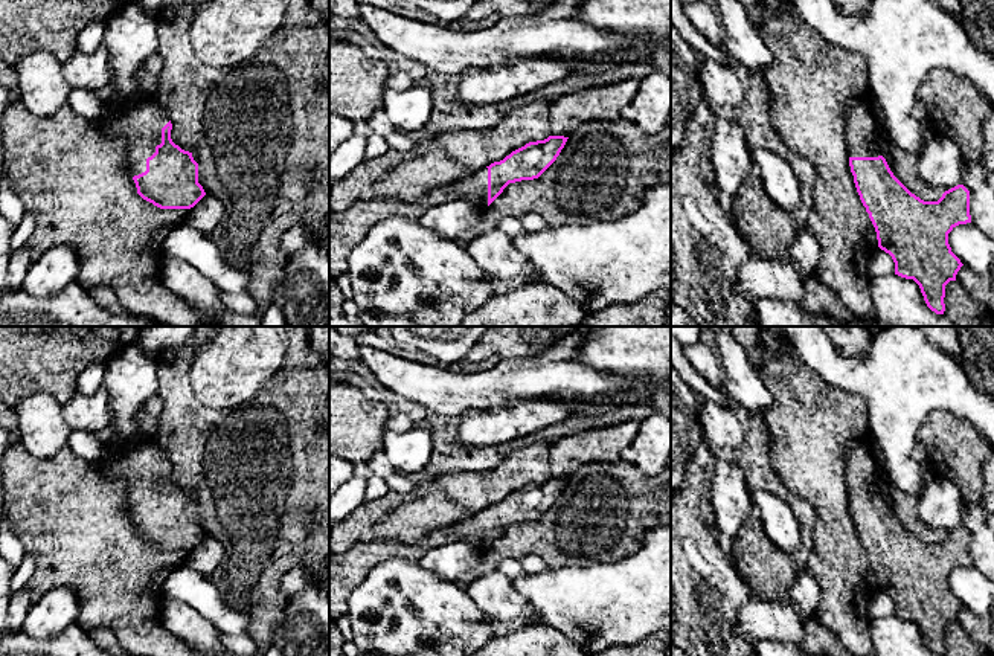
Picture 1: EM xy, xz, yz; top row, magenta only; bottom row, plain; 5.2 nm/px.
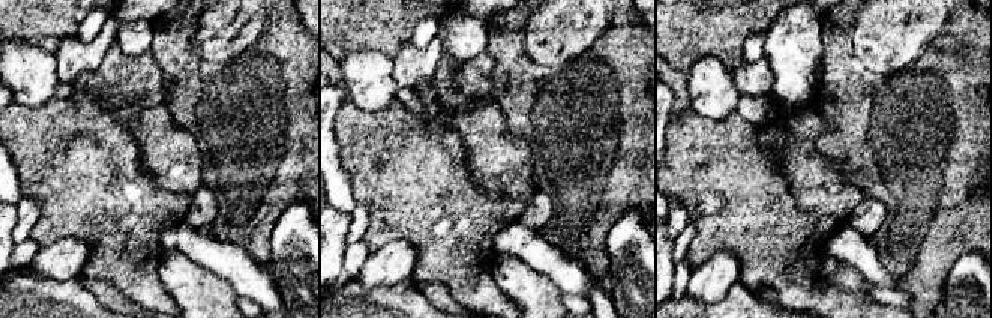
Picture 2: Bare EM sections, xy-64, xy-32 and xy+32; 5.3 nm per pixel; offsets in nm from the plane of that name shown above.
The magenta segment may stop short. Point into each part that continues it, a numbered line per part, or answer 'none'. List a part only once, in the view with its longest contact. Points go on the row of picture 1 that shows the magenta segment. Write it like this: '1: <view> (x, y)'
1: xy (141, 127)

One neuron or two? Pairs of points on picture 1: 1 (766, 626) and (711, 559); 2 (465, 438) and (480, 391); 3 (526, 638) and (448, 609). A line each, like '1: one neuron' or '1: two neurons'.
1: two neurons
2: two neurons
3: two neurons

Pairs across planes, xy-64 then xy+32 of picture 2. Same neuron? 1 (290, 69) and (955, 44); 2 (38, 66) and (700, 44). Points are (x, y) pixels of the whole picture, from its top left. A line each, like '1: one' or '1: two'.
1: two
2: two

